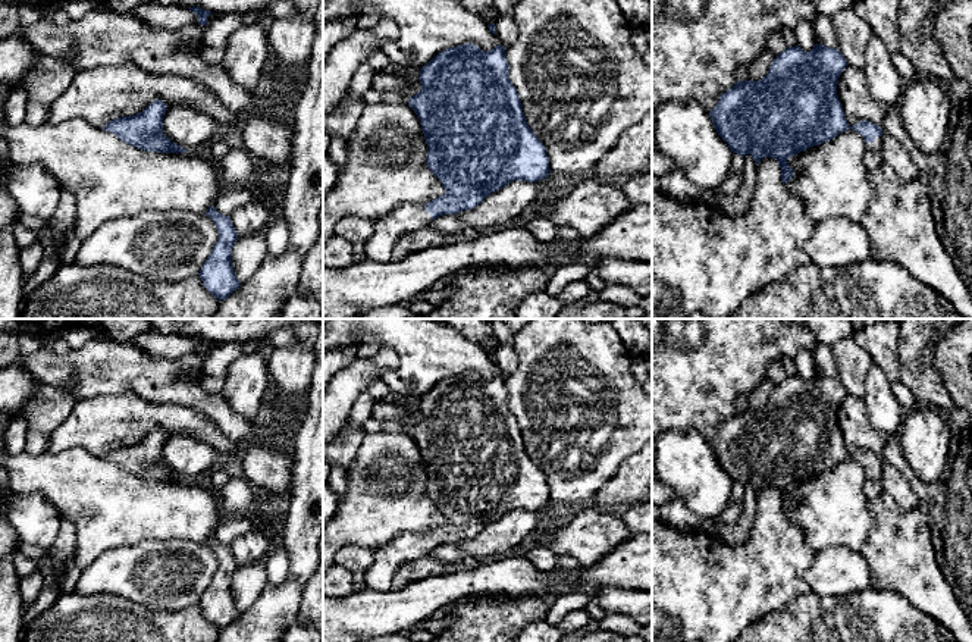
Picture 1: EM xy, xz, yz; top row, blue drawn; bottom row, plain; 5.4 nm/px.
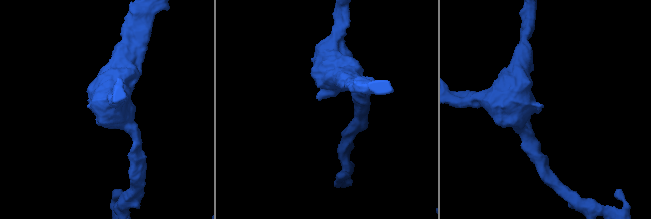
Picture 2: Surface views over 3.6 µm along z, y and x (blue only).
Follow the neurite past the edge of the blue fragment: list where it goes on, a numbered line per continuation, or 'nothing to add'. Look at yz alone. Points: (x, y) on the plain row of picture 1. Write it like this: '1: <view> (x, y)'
1: yz (877, 473)

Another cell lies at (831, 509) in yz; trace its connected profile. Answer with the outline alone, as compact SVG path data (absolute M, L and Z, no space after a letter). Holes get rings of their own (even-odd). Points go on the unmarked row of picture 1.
M847 458L827 472L788 486L793 507L784 514L803 530L813 552L830 548L860 552L872 527L865 482L863 466Z

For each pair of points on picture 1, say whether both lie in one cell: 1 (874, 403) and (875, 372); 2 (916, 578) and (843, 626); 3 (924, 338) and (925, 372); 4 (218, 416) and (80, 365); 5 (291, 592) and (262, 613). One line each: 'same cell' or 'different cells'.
1: same cell
2: different cells
3: same cell
4: same cell
5: same cell

